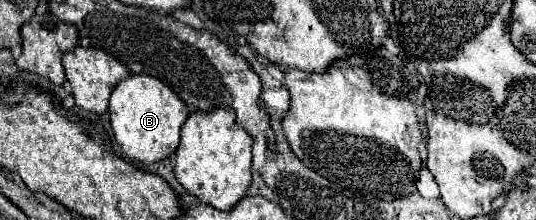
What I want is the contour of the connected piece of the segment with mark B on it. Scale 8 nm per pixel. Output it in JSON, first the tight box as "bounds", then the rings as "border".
{"bounds":[108,75,190,165],"border":[[[130,75],[120,81],[112,91],[108,113],[122,155],[142,165],[168,159],[178,149],[180,129],[190,115],[186,103],[168,85],[150,75]]]}

